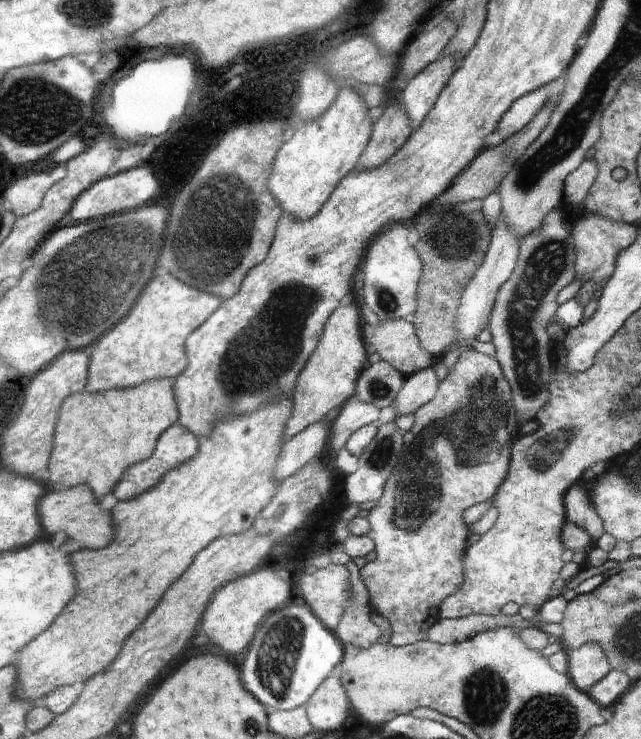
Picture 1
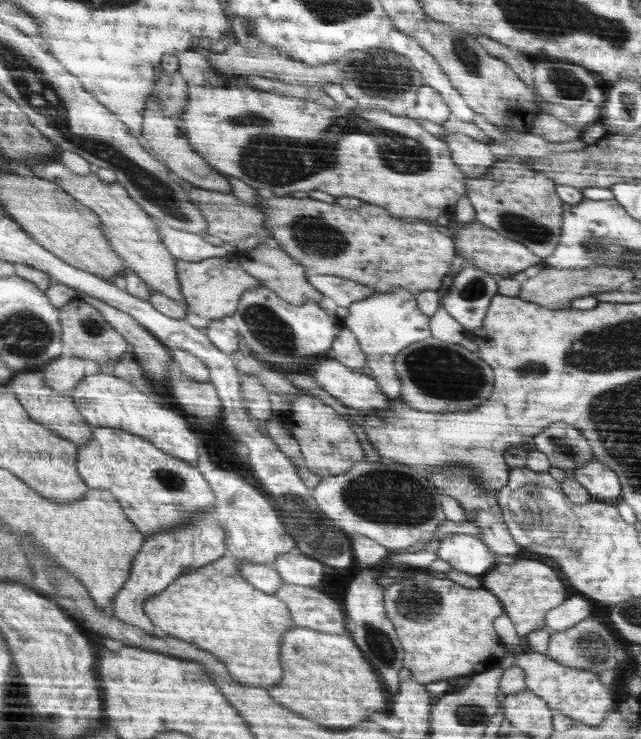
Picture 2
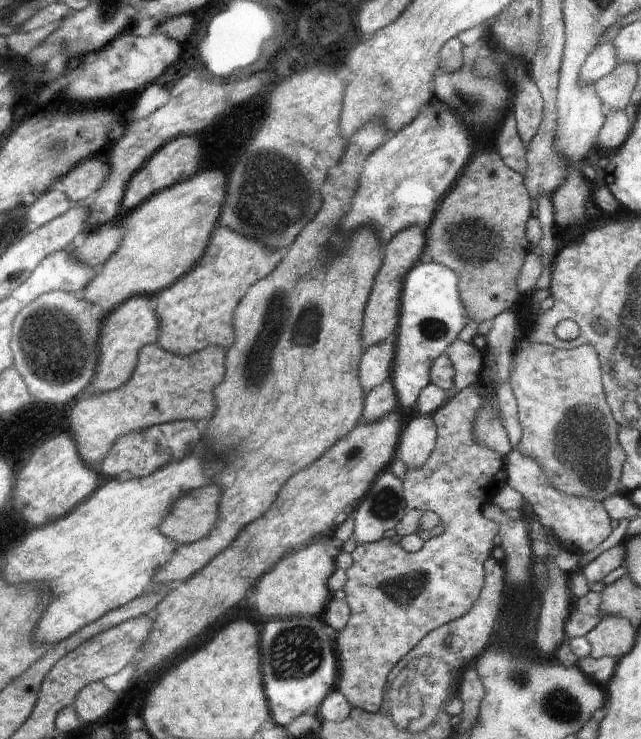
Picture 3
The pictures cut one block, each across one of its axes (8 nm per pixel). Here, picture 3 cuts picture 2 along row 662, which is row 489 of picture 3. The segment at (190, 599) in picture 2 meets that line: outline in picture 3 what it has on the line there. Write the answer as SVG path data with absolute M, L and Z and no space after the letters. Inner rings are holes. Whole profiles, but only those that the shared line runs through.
M374 121L362 126L354 136L347 140L347 150L343 154L342 160L331 170L331 177L329 178L330 184L328 184L330 188L326 188L324 193L324 210L319 210L320 214L316 213L316 218L312 218L312 222L308 222L308 230L304 230L304 234L299 234L300 238L295 238L296 246L290 244L290 246L287 247L286 256L279 262L279 265L276 266L267 277L255 282L255 284L244 293L242 300L239 302L239 306L233 314L235 341L226 352L226 376L219 384L219 388L215 390L218 409L215 410L215 416L212 417L209 422L205 422L201 425L201 428L204 430L204 438L208 437L211 440L211 445L216 446L216 448L221 451L224 449L228 449L229 451L237 450L237 457L233 459L226 467L226 470L223 471L216 478L216 482L214 482L223 487L222 501L220 501L219 525L201 541L181 545L175 557L159 572L157 583L176 581L181 584L191 580L200 569L210 564L216 556L223 552L236 538L236 535L244 529L244 526L247 526L258 517L262 517L263 514L271 508L276 497L282 491L282 486L284 486L292 476L299 473L302 469L306 469L308 465L314 464L314 462L322 457L336 441L346 437L347 434L362 421L363 408L366 404L365 390L359 379L359 362L364 352L363 318L364 313L366 313L367 302L370 300L372 290L374 289L375 279L382 269L382 250L384 244L378 244L378 234L376 234L374 228L370 228L370 225L367 226L368 230L366 230L366 228L360 228L360 230L350 233L347 236L346 249L334 252L332 251L333 248L329 247L329 243L332 242L333 235L336 235L341 230L343 218L347 217L346 214L348 210L350 210L350 202L352 202L352 198L355 197L355 192L359 189L359 178L362 177L364 163L370 154L375 153L375 151L388 142L394 134L395 132L390 132L382 122Z

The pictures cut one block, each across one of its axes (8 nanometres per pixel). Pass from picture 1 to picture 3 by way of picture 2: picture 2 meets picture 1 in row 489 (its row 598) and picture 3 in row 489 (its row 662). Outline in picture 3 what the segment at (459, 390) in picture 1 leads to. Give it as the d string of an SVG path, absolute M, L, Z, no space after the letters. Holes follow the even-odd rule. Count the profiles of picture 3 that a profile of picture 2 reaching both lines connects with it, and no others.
M477 383L460 390L454 397L448 399L445 404L442 404L442 406L434 412L432 418L436 426L437 436L434 450L432 450L432 454L430 454L432 458L428 458L426 466L422 466L422 468L418 468L418 466L416 466L416 468L406 468L404 474L404 480L402 482L403 496L407 509L419 509L438 514L440 523L437 527L436 537L426 540L422 548L414 553L406 552L400 547L399 543L386 543L385 539L370 544L357 544L353 553L351 553L353 556L353 565L345 570L347 581L343 588L345 594L343 600L346 601L346 604L348 604L350 608L350 620L348 620L348 626L340 632L340 642L338 642L338 650L340 650L340 670L342 670L342 672L340 672L340 686L338 686L337 690L348 700L352 707L358 707L361 712L367 713L368 715L378 712L378 710L385 706L384 697L391 671L410 653L410 650L414 648L414 644L423 641L432 630L436 630L436 628L440 628L440 626L454 621L456 618L464 617L464 614L467 614L468 610L471 610L472 606L475 605L476 598L479 598L481 594L480 590L483 590L482 586L484 586L485 575L482 566L484 566L486 558L490 556L490 552L492 552L492 548L494 548L494 536L498 534L498 522L484 520L482 514L485 509L484 506L490 504L488 500L492 500L492 496L499 494L500 490L504 488L504 484L506 484L506 468L504 468L504 462L502 462L502 458L500 458L502 454L500 454L499 451L492 450L490 446L484 446L475 435L477 419L479 418L479 414L487 408L488 402L486 402L486 406L484 406L484 400L482 400L482 396L478 394L478 390L476 390L474 386L480 386L480 384Z

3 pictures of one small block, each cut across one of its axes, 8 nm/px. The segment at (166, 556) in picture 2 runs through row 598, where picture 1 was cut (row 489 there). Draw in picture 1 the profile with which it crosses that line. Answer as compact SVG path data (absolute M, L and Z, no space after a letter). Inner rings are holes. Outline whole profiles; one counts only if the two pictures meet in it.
M176 424L160 439L155 455L147 461L142 461L138 465L134 465L127 470L126 476L120 481L118 488L114 494L120 501L129 501L139 497L141 494L147 493L150 489L156 488L163 478L170 474L171 470L184 465L188 461L192 461L199 452L199 439L197 436L184 425Z

